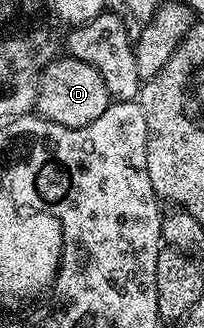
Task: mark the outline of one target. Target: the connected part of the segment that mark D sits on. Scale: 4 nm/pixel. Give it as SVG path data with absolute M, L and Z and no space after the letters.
M68 55L58 56L49 62L41 82L37 88L36 112L47 121L54 121L63 127L78 129L87 127L87 123L95 123L103 111L111 104L107 91L107 83L103 83L103 75L91 67L91 63L83 63Z

